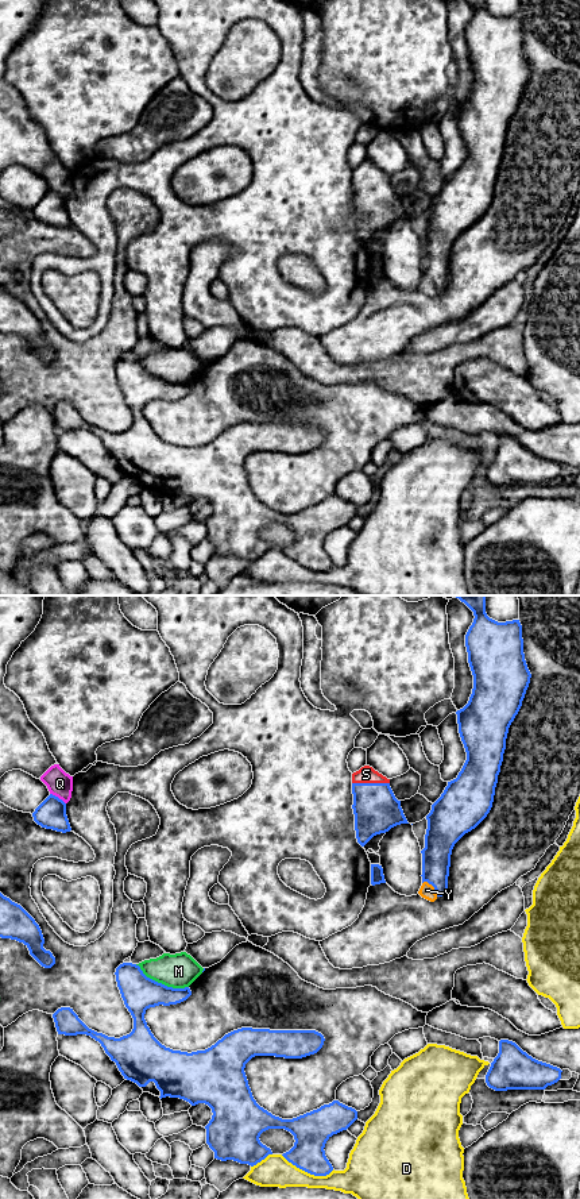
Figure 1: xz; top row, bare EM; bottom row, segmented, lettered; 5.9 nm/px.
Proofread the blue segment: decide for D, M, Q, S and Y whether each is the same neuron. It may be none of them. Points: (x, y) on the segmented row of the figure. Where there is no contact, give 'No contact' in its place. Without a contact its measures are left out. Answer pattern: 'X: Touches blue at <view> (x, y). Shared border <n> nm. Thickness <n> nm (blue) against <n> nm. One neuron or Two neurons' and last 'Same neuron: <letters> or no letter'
D: Touches blue at xz (308, 1172). Shared border 340 nm. Thickness 220 nm (blue) against 190 nm. Two neurons
M: Touches blue at xz (161, 983). Shared border 340 nm. Thickness 220 nm (blue) against 200 nm. Two neurons
Q: Touches blue at xz (57, 797). Shared border 120 nm. Thickness 180 nm (blue) against 150 nm. Two neurons
S: Touches blue at xz (371, 783). Shared border 220 nm. Thickness 280 nm (blue) against 100 nm. One neuron
Y: Touches blue at xz (433, 886). Shared border 130 nm. Thickness 180 nm (blue) against 90 nm. Two neurons
Same neuron: S

